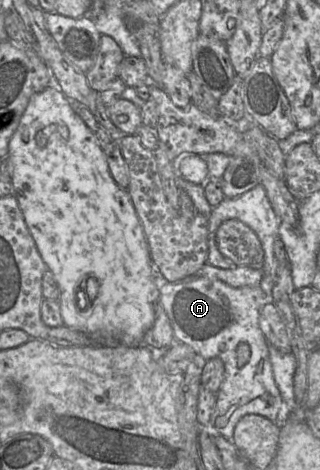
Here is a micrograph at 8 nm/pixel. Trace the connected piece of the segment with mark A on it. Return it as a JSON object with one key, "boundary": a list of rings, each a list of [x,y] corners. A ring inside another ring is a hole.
{"boundary":[[[193,276],[176,283],[161,283],[159,285],[158,301],[170,320],[175,341],[189,345],[200,360],[207,361],[217,357],[224,363],[224,380],[217,392],[216,404],[211,415],[209,428],[231,440],[236,424],[247,414],[258,414],[277,424],[283,424],[290,417],[292,412],[289,412],[289,408],[284,402],[274,380],[272,364],[269,358],[269,342],[259,327],[260,310],[267,303],[274,303],[272,296],[267,296],[260,286],[235,288],[221,280]],[[241,342],[249,345],[250,358],[243,367],[239,368],[237,366],[236,348]],[[236,404],[238,404],[238,407],[231,413],[226,424],[223,427],[218,426],[217,418],[224,416]]]}

